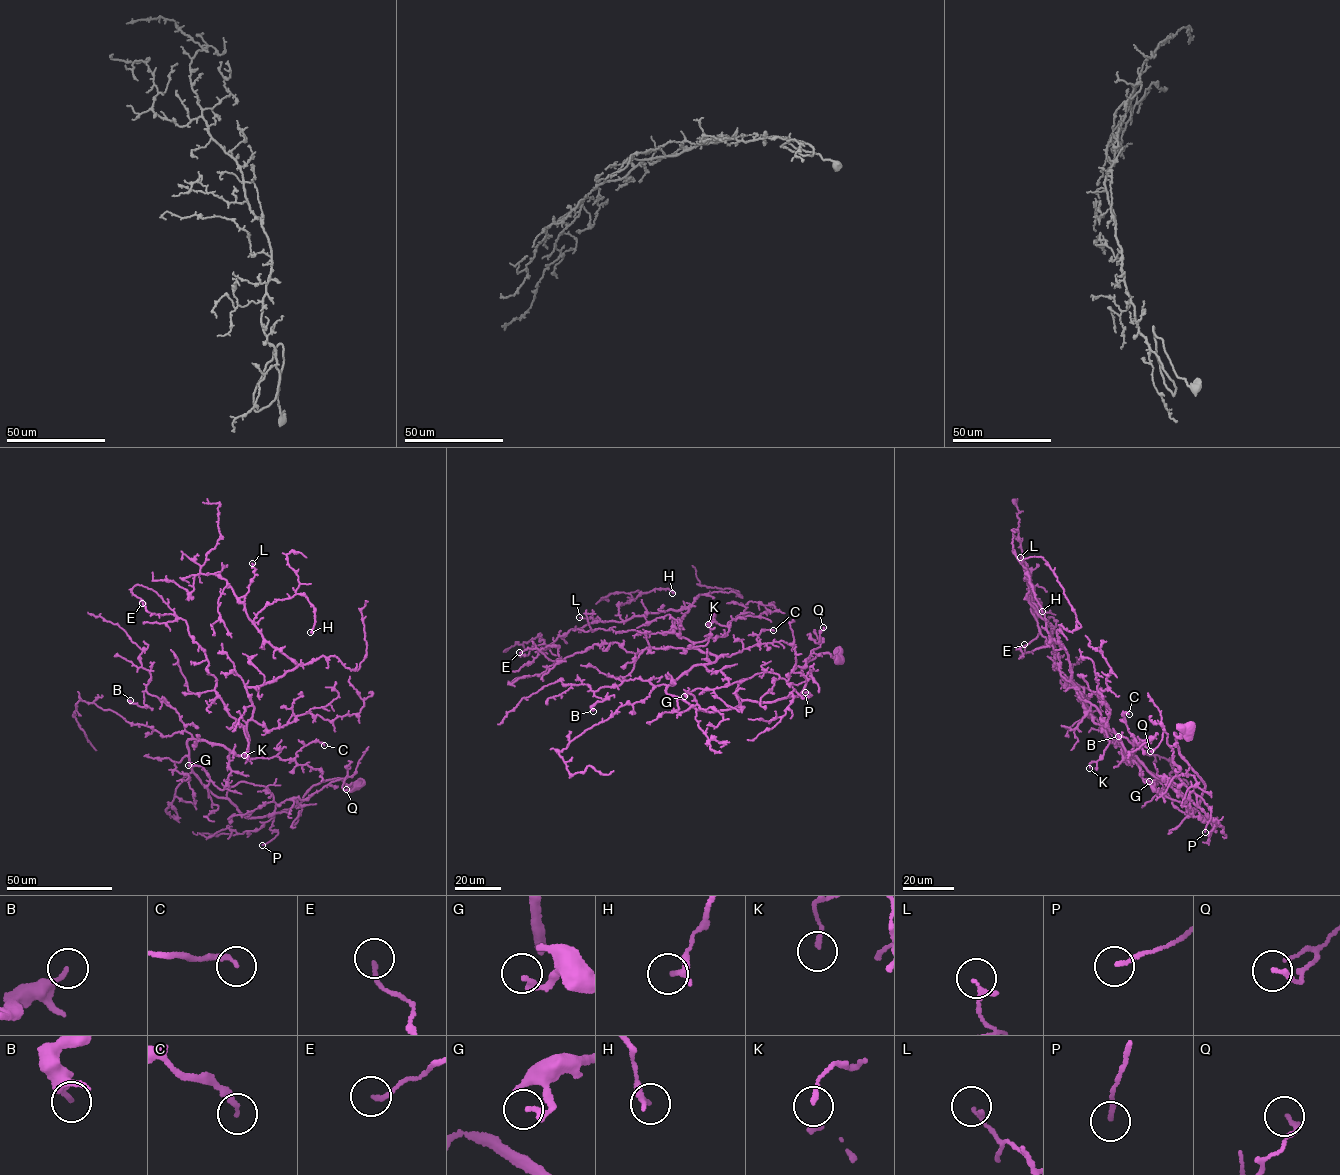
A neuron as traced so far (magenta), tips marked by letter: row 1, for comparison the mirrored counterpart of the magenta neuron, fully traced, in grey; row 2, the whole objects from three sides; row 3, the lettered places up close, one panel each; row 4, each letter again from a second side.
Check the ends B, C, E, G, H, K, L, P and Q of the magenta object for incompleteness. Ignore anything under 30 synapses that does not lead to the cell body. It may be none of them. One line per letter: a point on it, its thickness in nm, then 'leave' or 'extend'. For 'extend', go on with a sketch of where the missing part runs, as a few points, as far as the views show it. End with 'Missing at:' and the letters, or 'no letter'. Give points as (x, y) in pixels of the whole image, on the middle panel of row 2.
B: (593, 711) | 260 nm | leave
C: (773, 630) | 200 nm | extend | (773, 630), (778, 626), (798, 623), (805, 619)
E: (519, 652) | 160 nm | leave
G: (684, 696) | 220 nm | leave
H: (672, 593) | 200 nm | leave
K: (708, 624) | 150 nm | leave
L: (579, 617) | 160 nm | leave
P: (805, 692) | 140 nm | leave
Q: (823, 627) | 160 nm | leave
Missing at: C

